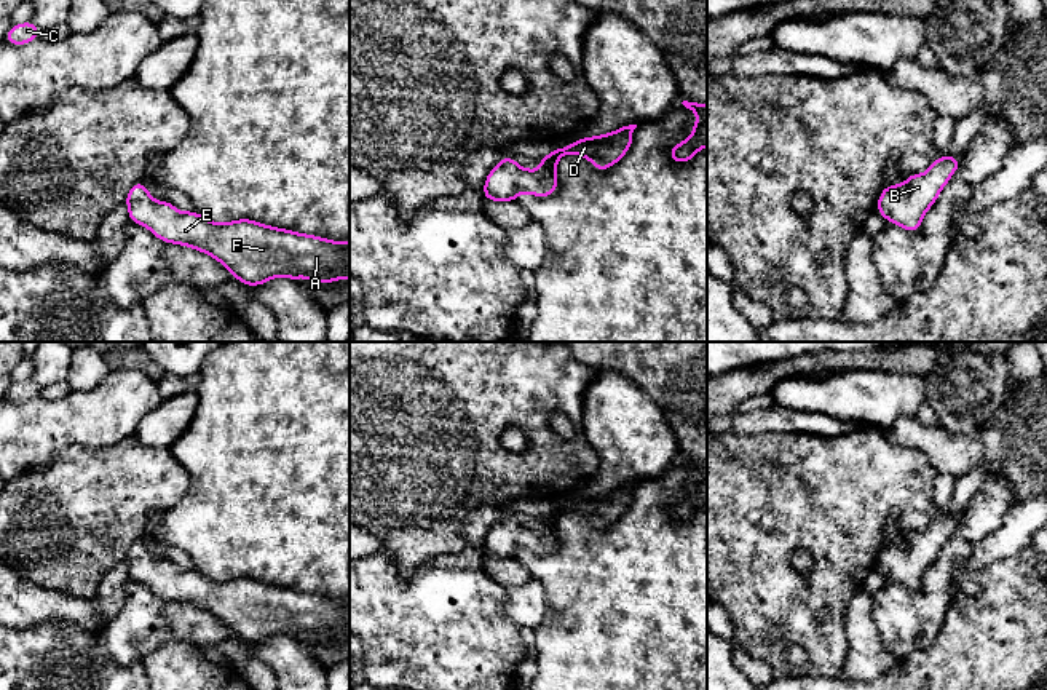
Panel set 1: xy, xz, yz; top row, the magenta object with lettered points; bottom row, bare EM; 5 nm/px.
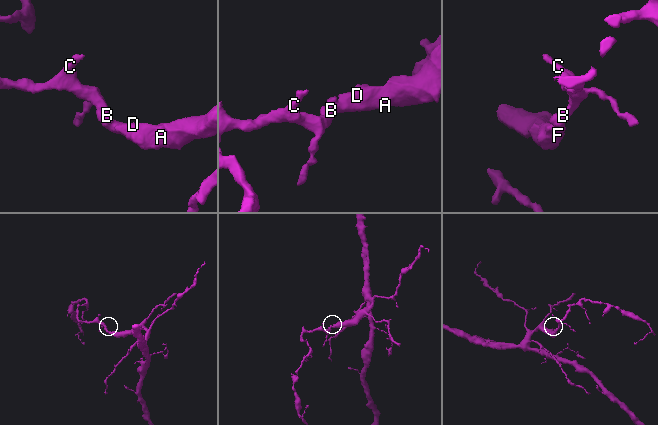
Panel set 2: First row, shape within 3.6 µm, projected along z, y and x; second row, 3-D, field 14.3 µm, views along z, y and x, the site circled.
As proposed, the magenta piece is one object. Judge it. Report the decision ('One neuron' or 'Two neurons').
One neuron

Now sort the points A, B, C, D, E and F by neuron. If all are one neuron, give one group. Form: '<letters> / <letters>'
A B C D E F

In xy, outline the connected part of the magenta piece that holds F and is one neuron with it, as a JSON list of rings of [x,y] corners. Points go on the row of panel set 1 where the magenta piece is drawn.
[[[142,180],[131,187],[124,203],[132,224],[147,227],[161,241],[215,257],[247,286],[275,276],[294,281],[305,276],[313,283],[350,280],[350,241],[330,241],[249,219],[215,224],[195,211],[179,212],[169,201],[153,201]]]

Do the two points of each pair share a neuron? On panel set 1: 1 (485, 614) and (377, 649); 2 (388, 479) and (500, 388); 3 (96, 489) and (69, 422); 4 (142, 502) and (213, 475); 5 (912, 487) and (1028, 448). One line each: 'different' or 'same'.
1: same
2: same
3: different
4: different
5: different

